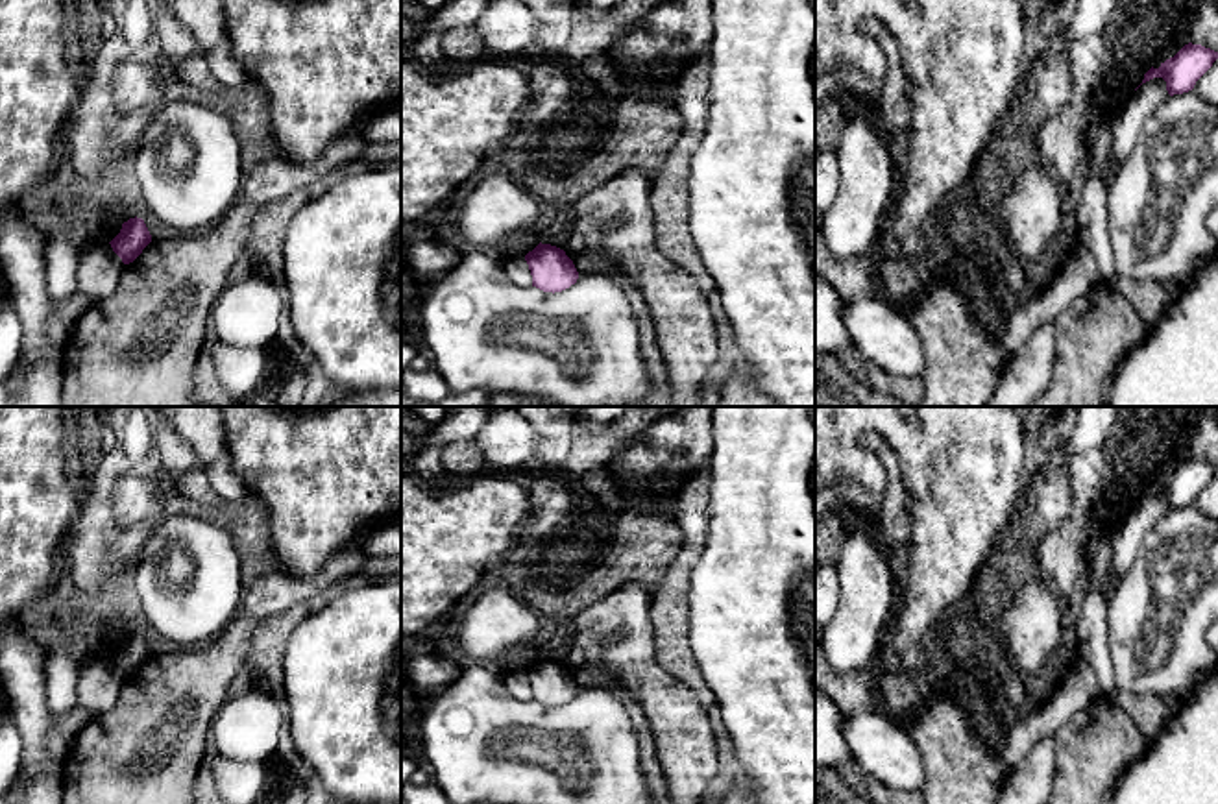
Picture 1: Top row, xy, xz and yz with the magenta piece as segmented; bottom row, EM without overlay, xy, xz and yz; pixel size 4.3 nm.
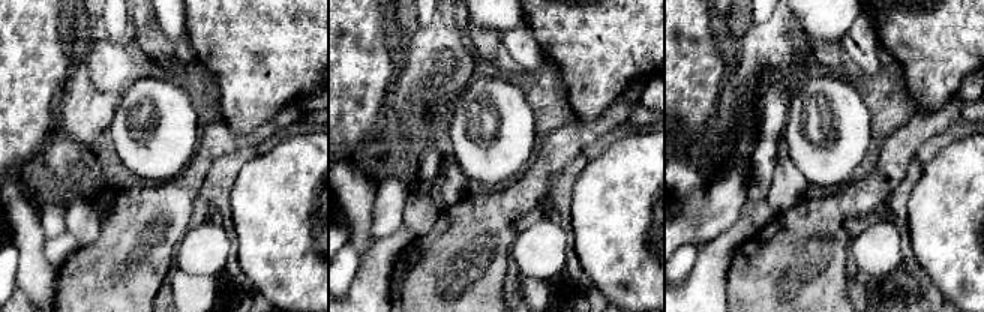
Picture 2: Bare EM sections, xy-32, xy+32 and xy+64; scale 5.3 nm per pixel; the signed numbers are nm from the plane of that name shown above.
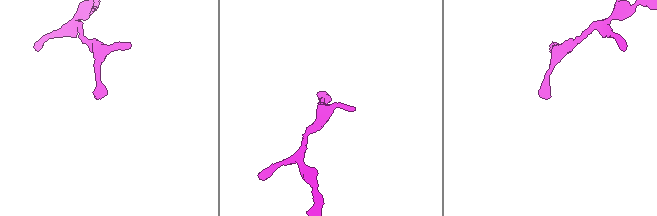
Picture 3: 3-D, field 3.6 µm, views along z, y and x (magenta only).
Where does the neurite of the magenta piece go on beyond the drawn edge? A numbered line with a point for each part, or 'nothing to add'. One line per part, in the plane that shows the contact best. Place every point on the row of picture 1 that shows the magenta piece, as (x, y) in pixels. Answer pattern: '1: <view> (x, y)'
nothing to add

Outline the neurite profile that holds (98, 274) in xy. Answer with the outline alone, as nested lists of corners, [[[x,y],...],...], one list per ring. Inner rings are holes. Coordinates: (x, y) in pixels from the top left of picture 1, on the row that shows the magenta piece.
[[[107,242],[85,246],[78,266],[79,292],[91,303],[102,303],[111,298],[120,283],[124,270],[122,259]]]

